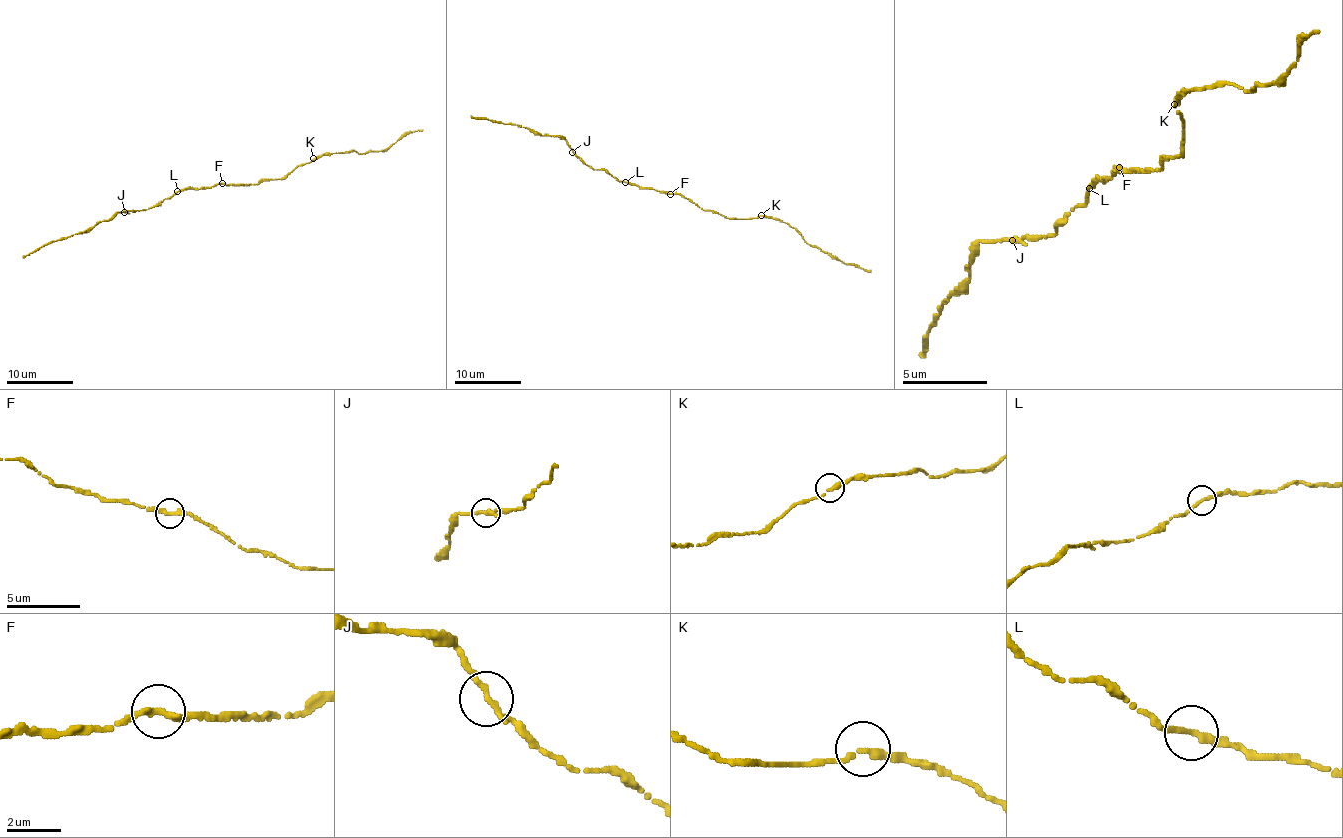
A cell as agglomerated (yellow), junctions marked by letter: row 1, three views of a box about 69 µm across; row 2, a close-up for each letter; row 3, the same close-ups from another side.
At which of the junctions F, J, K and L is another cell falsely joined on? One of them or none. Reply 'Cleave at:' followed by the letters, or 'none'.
Cleave at: none

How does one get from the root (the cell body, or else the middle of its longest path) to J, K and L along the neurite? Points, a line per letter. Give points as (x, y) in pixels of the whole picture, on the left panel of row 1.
J: (220, 183), (206, 188), (184, 188), (146, 210), (125, 211)
K: (220, 183), (253, 185), (263, 180), (285, 178), (296, 167), (313, 158)
L: (220, 183), (177, 191)

